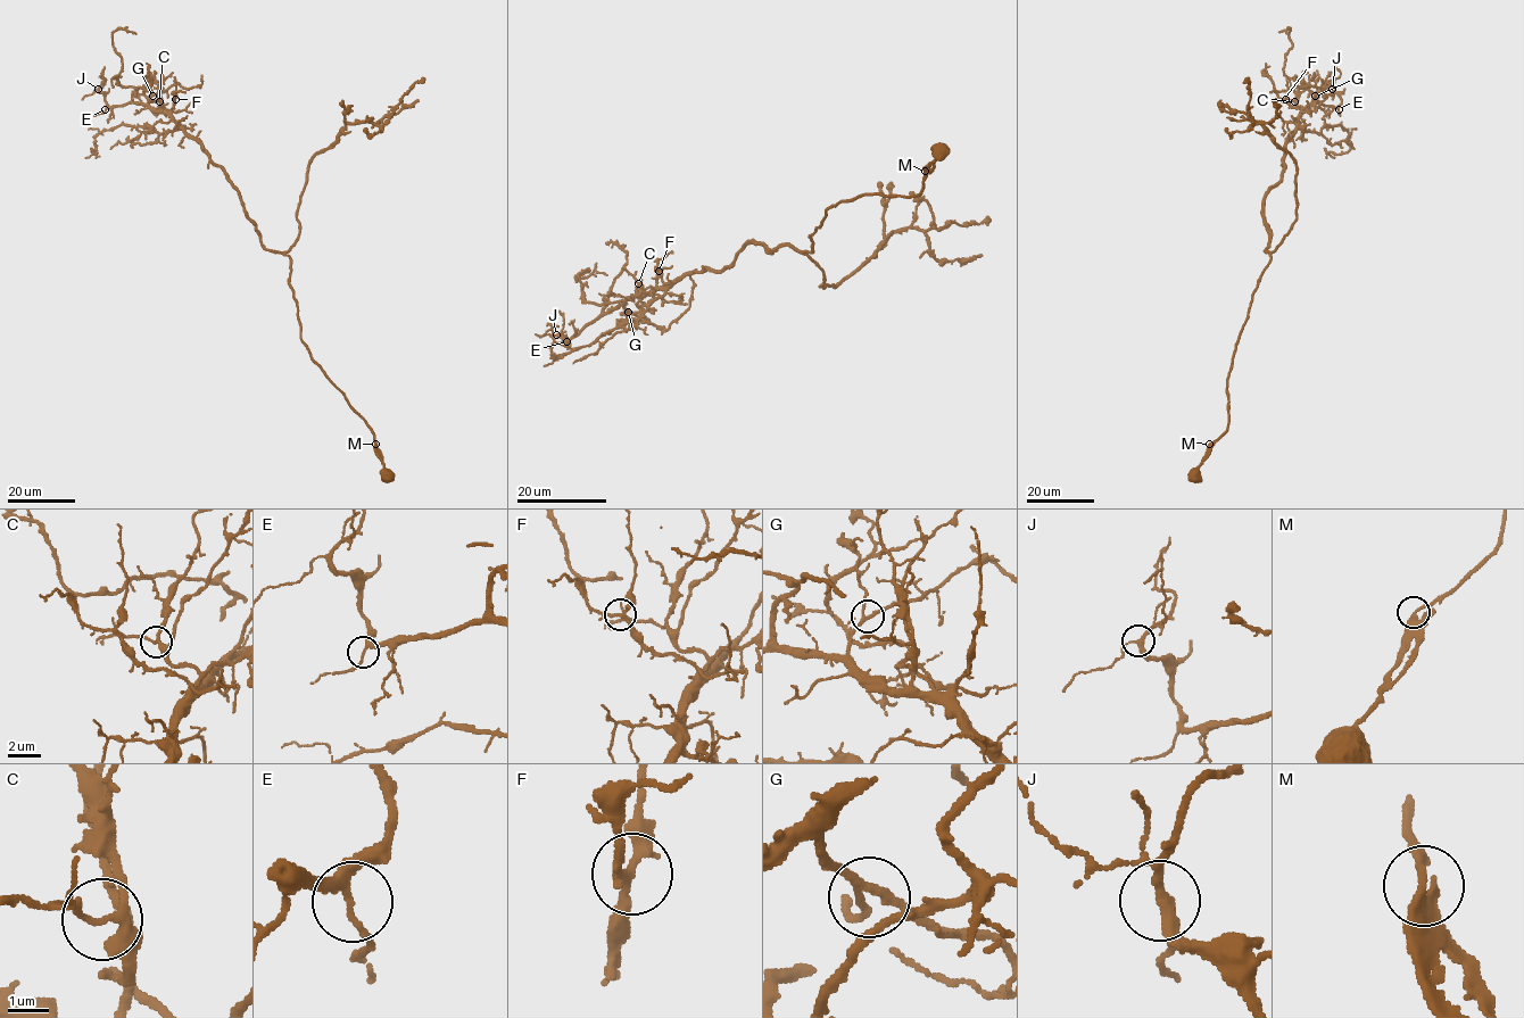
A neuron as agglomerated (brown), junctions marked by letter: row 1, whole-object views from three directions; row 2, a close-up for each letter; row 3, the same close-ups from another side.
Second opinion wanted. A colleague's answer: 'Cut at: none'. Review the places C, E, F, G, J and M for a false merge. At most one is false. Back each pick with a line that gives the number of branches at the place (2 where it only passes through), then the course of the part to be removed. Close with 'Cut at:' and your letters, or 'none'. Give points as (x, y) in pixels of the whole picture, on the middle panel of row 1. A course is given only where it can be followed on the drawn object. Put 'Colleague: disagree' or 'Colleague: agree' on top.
Colleague: agree
Cut at: none

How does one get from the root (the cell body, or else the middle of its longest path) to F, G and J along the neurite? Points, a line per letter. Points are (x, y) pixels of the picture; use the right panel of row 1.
F: (1193, 474), (1227, 429), (1235, 344), (1270, 261), (1265, 197), (1281, 180), (1301, 113), (1285, 99)
G: (1193, 474), (1228, 427), (1227, 378), (1235, 344), (1270, 261), (1265, 197), (1281, 180), (1286, 141), (1315, 96)
J: (1193, 474), (1228, 427), (1235, 344), (1270, 261), (1265, 197), (1297, 119), (1341, 104), (1332, 89)

